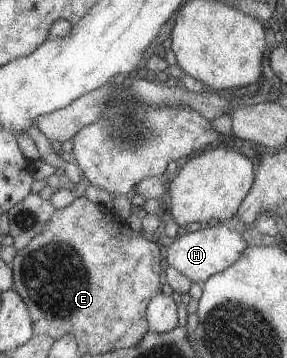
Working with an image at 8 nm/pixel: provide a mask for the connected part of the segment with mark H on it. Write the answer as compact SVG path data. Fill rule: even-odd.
M211 223L188 229L184 234L177 235L166 249L165 263L191 282L201 285L211 275L236 263L247 247L240 231L229 228L226 223Z

